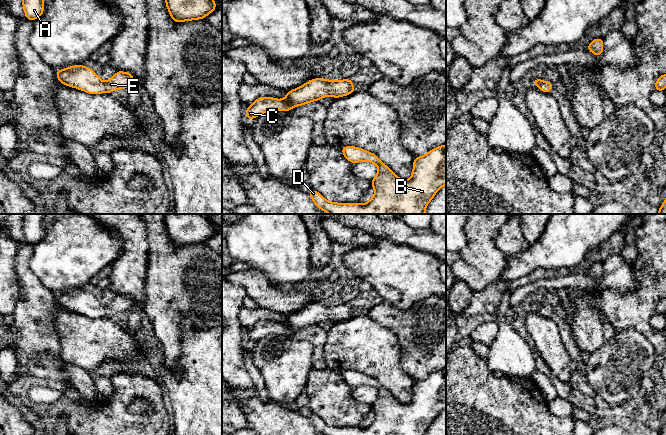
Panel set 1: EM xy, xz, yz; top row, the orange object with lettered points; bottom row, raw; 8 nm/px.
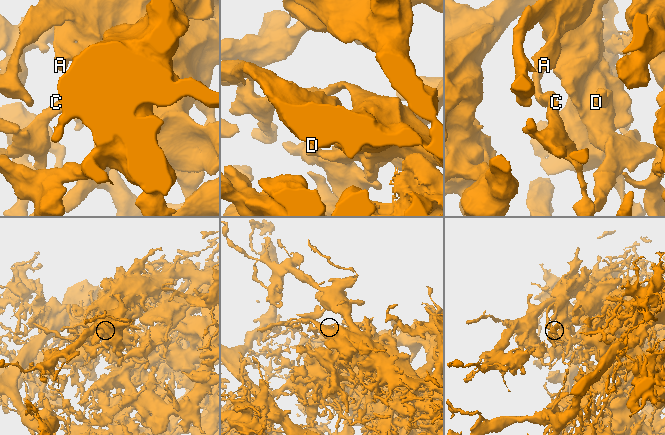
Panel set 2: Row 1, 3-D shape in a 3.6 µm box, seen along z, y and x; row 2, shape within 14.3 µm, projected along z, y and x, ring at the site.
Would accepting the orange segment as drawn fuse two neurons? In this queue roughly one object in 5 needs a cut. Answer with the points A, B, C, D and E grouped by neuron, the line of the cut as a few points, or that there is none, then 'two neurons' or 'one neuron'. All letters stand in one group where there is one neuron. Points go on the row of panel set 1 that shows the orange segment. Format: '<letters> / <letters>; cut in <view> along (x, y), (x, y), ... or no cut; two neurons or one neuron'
A B C D E; no cut; one neuron

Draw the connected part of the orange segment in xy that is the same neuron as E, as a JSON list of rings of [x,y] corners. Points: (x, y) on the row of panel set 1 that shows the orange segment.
[[[75,65],[56,71],[60,83],[77,88],[89,94],[110,93],[118,89],[131,87],[135,79],[129,72],[117,71],[108,81],[101,81],[92,69]]]

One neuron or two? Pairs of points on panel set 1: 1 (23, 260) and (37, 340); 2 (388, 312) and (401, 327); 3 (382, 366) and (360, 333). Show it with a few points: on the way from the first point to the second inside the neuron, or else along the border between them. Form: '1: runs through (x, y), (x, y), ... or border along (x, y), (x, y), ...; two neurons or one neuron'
1: runs through (27, 280), (32, 290), (32, 320); one neuron
2: runs through (391, 316), (398, 323); one neuron
3: runs through (380, 358), (363, 341); one neuron

